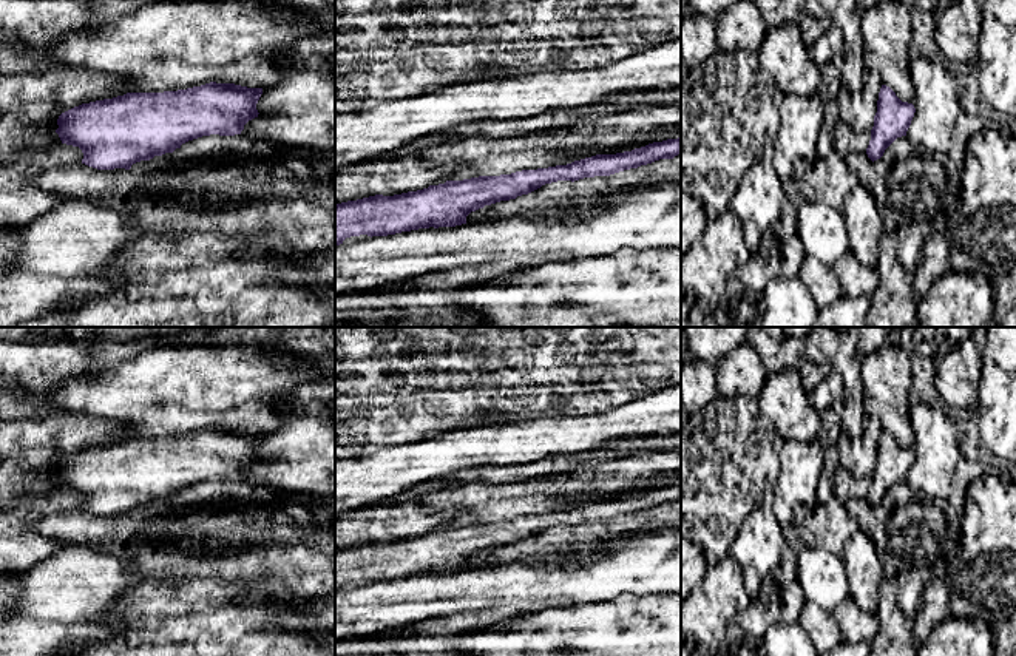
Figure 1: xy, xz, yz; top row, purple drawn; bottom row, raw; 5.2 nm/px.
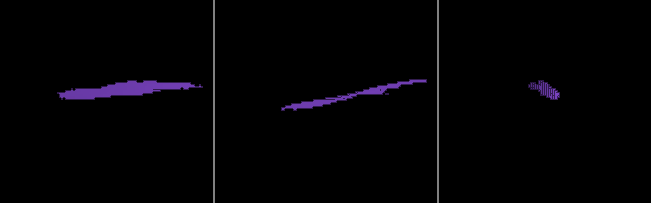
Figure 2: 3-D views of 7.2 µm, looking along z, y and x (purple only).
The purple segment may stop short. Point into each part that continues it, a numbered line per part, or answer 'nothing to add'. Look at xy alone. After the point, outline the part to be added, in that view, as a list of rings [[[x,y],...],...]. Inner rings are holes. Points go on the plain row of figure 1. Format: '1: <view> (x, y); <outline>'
nothing to add

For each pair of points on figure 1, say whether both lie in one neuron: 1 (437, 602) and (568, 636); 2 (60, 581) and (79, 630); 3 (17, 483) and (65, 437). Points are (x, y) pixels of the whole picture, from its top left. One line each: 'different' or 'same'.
1: different
2: different
3: same

